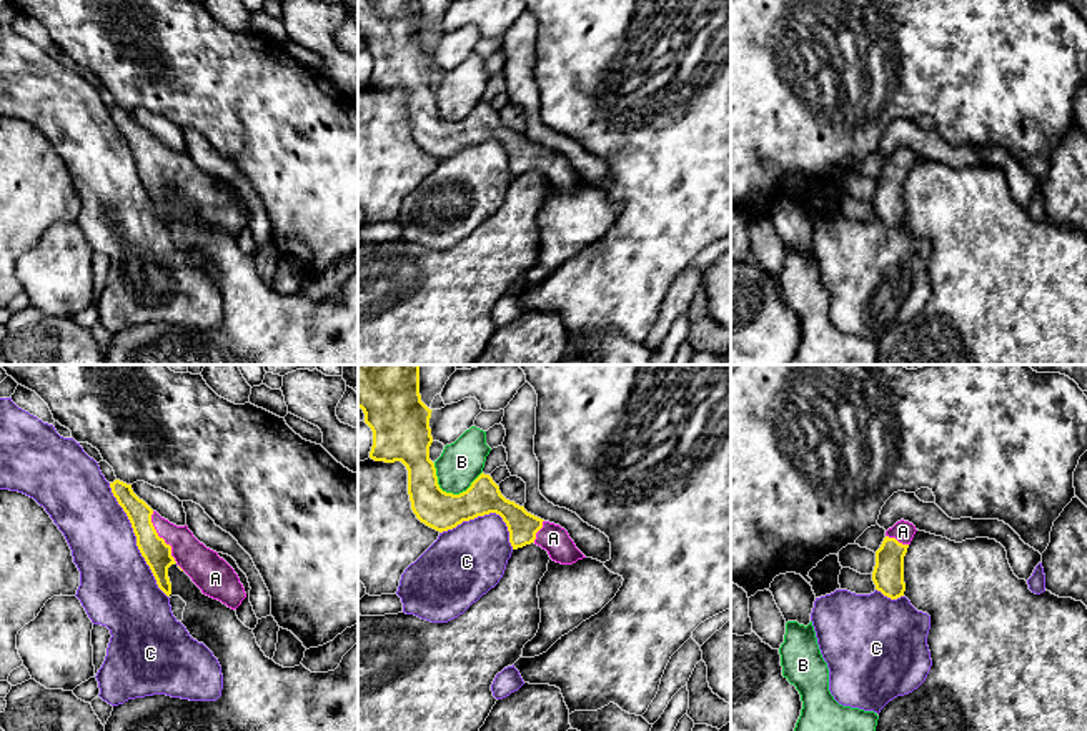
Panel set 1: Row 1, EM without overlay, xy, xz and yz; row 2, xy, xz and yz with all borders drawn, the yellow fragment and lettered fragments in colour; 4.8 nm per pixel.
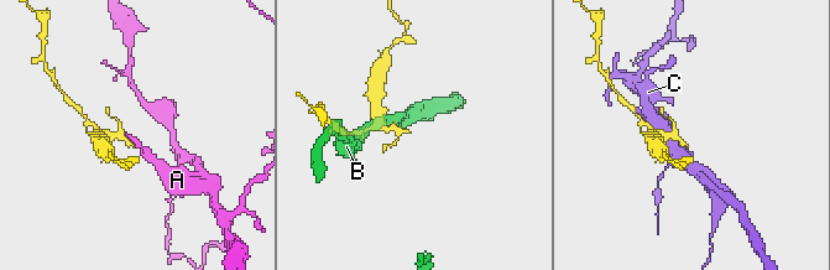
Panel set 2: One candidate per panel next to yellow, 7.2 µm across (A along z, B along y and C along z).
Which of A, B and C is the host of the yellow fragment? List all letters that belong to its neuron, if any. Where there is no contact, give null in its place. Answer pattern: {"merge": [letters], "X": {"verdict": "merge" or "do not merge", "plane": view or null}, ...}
{"merge": ["A"], "A": {"verdict": "merge", "plane": "xy"}, "B": {"verdict": "do not merge", "plane": "xz"}, "C": {"verdict": "do not merge", "plane": "xy"}}

